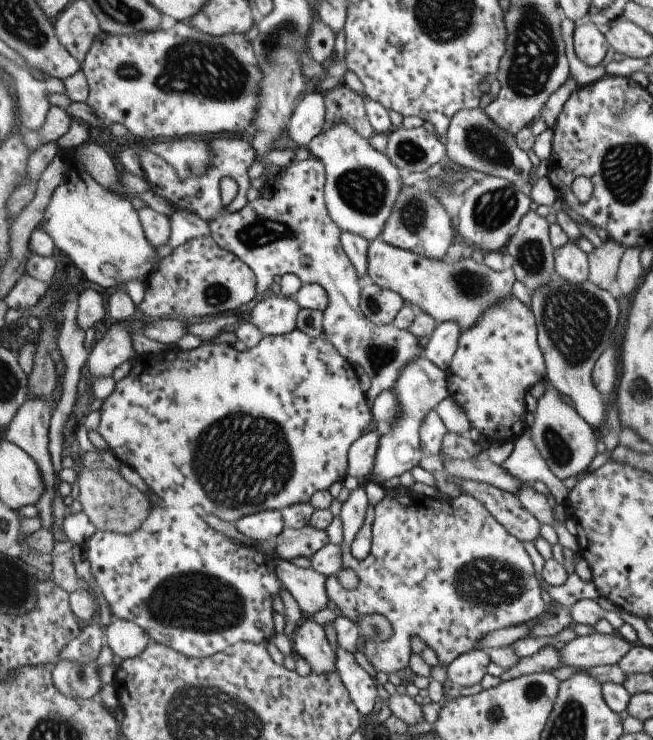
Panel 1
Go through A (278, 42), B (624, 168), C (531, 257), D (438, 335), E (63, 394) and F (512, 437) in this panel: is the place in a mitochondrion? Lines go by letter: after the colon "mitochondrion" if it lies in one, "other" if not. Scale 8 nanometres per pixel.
A: mitochondrion
B: mitochondrion
C: mitochondrion
D: other
E: other
F: other

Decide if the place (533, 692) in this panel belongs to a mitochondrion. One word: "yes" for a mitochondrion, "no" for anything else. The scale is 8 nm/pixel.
yes

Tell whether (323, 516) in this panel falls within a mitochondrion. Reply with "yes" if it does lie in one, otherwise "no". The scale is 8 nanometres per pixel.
no

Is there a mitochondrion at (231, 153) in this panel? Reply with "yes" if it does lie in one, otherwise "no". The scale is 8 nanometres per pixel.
no

